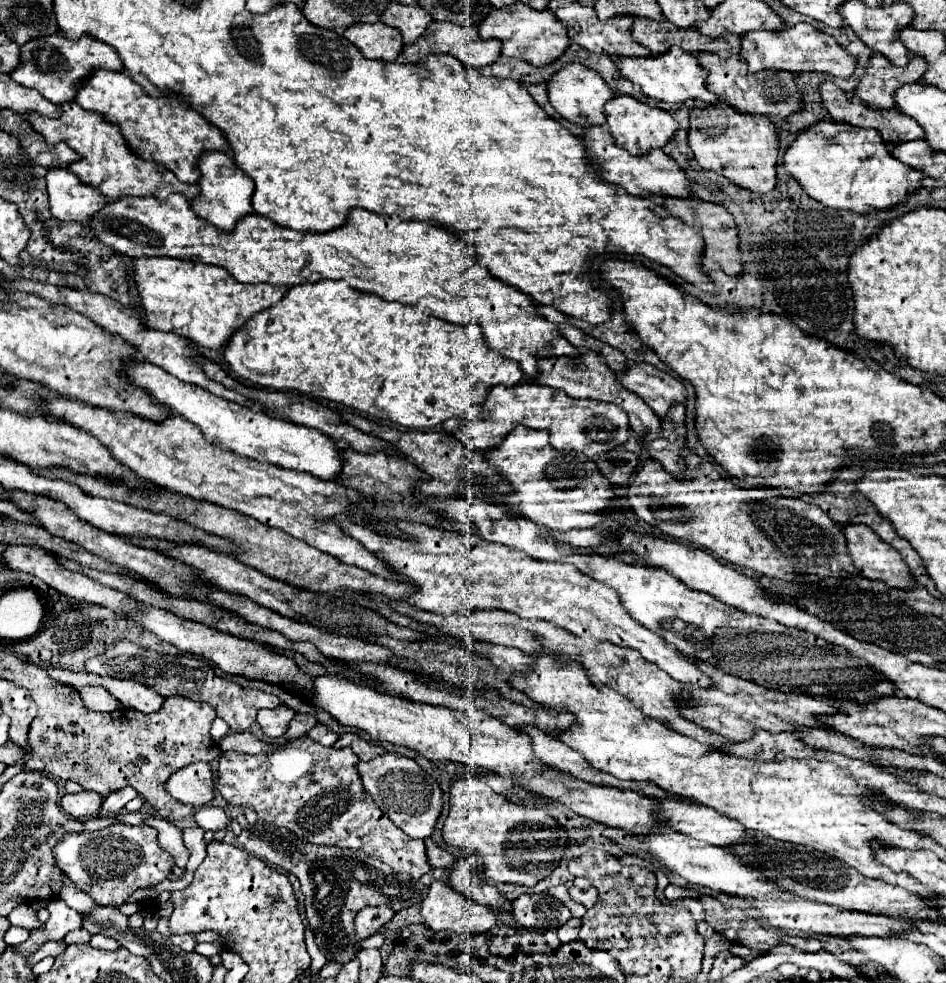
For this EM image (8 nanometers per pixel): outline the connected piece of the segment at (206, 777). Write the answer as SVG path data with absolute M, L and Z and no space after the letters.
M206 762L188 764L166 782L166 792L192 806L204 806L214 798L214 774Z

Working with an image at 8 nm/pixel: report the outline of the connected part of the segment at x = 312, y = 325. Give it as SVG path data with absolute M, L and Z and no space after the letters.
M322 280L322 282L316 282L316 284L306 282L306 284L290 288L288 294L276 306L258 312L250 322L246 322L230 338L230 342L224 348L224 358L238 376L242 376L242 378L246 378L246 380L250 380L258 386L284 390L284 392L294 390L294 392L300 392L300 394L310 394L314 398L332 400L332 402L344 404L348 408L360 410L364 414L370 414L370 416L376 416L376 418L382 418L382 420L392 420L400 426L414 428L414 430L424 430L424 428L444 424L448 418L476 418L482 412L482 406L484 406L482 400L486 400L492 386L498 386L498 384L512 386L512 384L518 384L524 378L524 372L520 370L518 362L504 358L504 356L498 356L486 346L482 330L478 326L450 324L450 322L438 320L434 316L426 316L424 312L418 312L416 308L410 308L406 304L386 302L380 296L374 296L374 294L368 294L368 292L358 292L358 290L350 288L346 282L338 282L338 280Z

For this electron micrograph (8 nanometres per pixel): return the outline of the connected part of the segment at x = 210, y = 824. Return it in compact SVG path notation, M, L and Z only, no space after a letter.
M204 806L204 808L196 810L194 820L202 830L212 830L212 832L228 826L226 812L222 808L214 808L214 806Z

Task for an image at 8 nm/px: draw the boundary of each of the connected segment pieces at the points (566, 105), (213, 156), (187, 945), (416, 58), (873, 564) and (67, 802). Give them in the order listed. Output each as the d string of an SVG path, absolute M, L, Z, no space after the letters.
M568 64L558 74L554 74L554 78L548 82L548 96L550 96L550 102L556 108L556 112L560 116L564 116L566 120L570 120L578 126L596 126L596 124L606 122L604 104L608 100L612 100L616 94L594 70L590 70L582 64Z
M204 152L200 158L200 170L202 170L202 178L198 182L202 194L198 198L194 198L192 210L204 218L210 220L216 228L220 230L232 230L236 226L236 222L242 216L248 216L254 212L252 208L252 194L254 194L254 182L250 180L250 176L246 176L236 164L234 160L224 154L224 152Z
M182 934L182 936L170 936L170 940L172 940L172 944L174 944L174 946L180 946L180 948L182 948L182 950L186 950L186 952L194 950L194 946L198 944L198 942L196 942L196 936L194 936L194 934Z
M432 22L426 30L424 36L420 36L420 40L416 44L410 44L404 48L402 56L406 60L410 60L410 64L420 64L420 60L424 60L430 54L450 54L456 56L458 60L462 60L466 66L480 70L484 66L492 66L498 58L500 58L500 40L482 40L478 36L476 28L466 28L466 26L458 26L452 22Z
M864 524L844 526L844 536L848 540L848 554L862 576L868 580L882 580L886 586L908 590L914 586L908 564L902 556Z
M78 792L78 794L64 794L60 800L60 806L66 814L74 816L74 818L90 818L90 816L98 816L102 804L102 796L98 792Z

